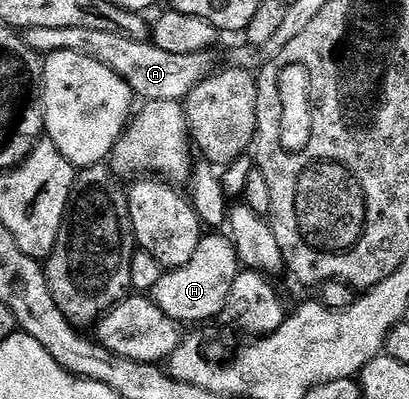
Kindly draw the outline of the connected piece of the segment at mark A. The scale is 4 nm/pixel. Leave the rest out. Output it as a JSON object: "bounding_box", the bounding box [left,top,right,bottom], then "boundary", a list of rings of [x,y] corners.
{"bounding_box":[69,25,219,100],"boundary":[[[83,25],[83,35],[91,35],[91,39],[79,39],[79,43],[71,43],[69,51],[85,53],[86,56],[93,56],[115,68],[119,75],[130,82],[132,92],[138,98],[140,96],[140,100],[184,100],[197,84],[218,70],[219,64],[214,50],[170,53],[153,41],[132,39],[122,32],[107,27],[100,28],[97,25]]]}

